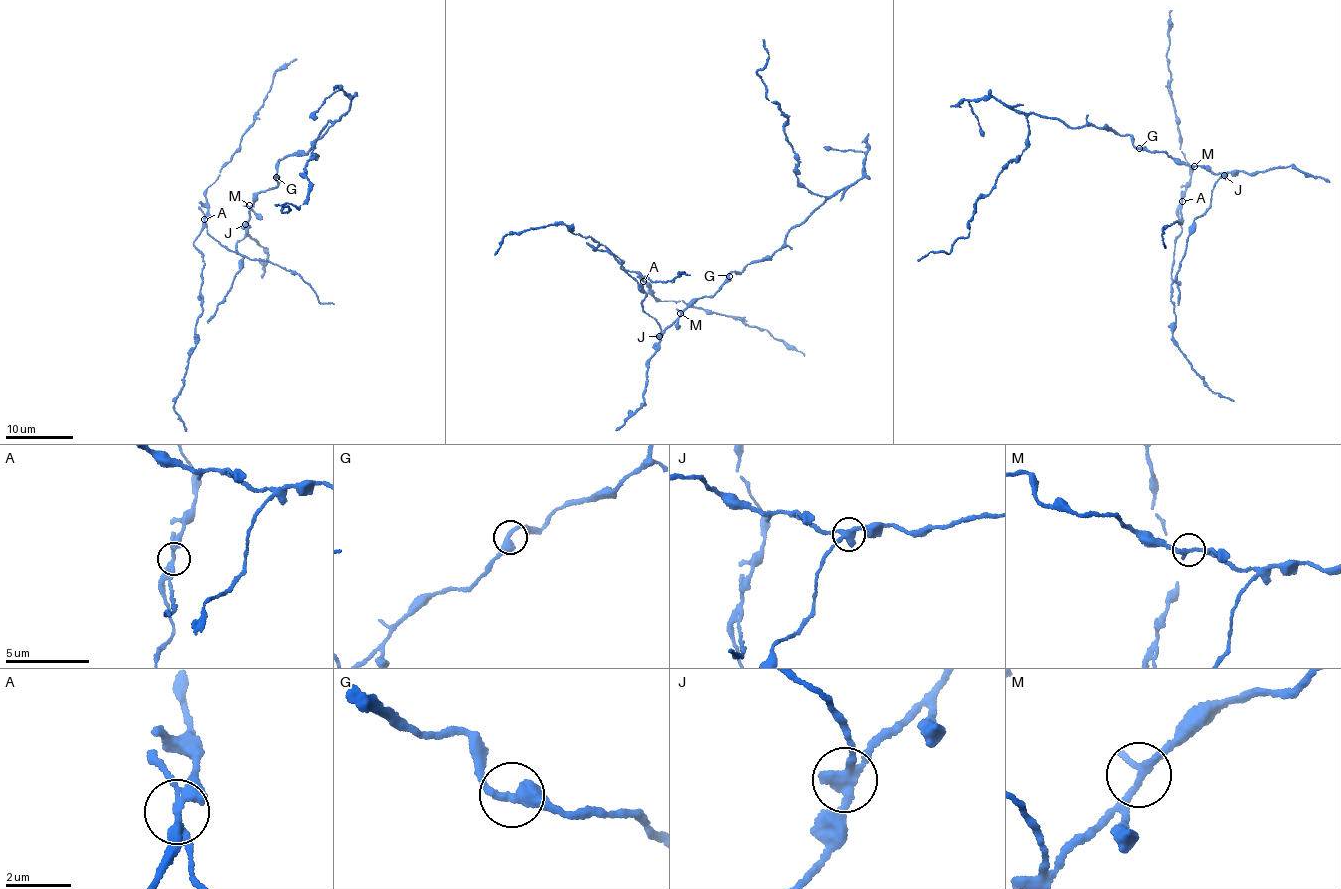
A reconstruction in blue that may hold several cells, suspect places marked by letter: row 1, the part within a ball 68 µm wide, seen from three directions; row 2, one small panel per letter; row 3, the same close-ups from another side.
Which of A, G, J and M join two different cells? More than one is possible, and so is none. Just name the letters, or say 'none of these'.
A, J

